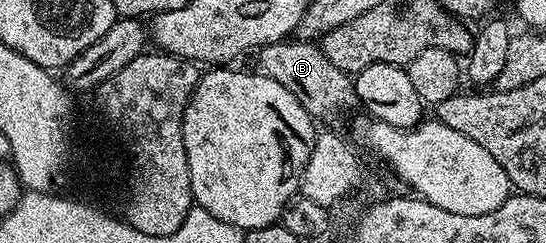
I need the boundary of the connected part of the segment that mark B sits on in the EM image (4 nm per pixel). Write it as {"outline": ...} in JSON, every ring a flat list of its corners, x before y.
{"outline":[[295,38,279,40,276,44,267,44,259,49,259,71,265,76,282,82,290,94,302,102,302,106,314,118,320,118,327,112,336,112,339,108,348,108,357,103,356,85,353,77,347,72,338,70,330,58,326,58,323,47,316,42,305,42]]}

